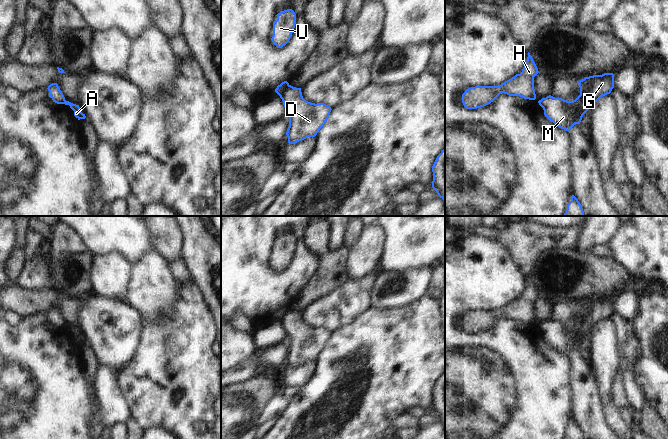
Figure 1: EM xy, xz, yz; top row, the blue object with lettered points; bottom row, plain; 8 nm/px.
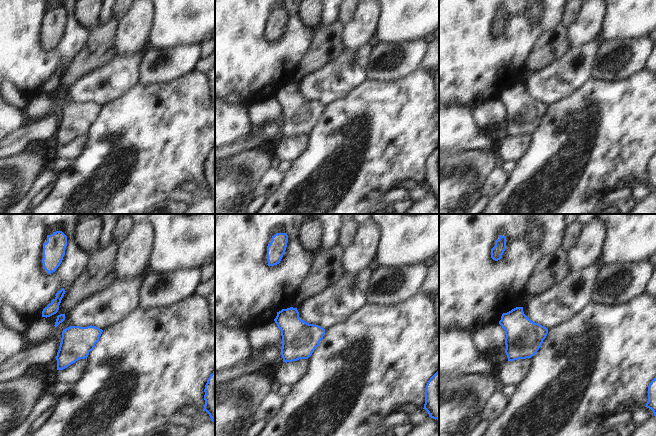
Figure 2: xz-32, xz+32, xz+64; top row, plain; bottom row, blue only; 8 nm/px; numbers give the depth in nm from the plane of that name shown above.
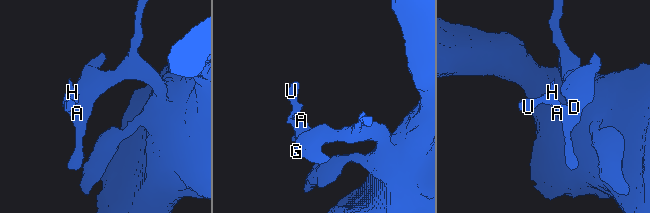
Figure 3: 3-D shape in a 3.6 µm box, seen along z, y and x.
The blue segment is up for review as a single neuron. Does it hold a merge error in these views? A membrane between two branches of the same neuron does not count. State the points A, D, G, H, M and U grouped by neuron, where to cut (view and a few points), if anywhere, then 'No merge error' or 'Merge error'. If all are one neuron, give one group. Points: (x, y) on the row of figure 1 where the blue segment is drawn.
Groups: A D G M / H U. Split along xz (289, 85), (280, 96). Merge error

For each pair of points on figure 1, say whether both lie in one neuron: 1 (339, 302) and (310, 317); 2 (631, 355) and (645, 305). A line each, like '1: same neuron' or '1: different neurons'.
1: same neuron
2: different neurons

